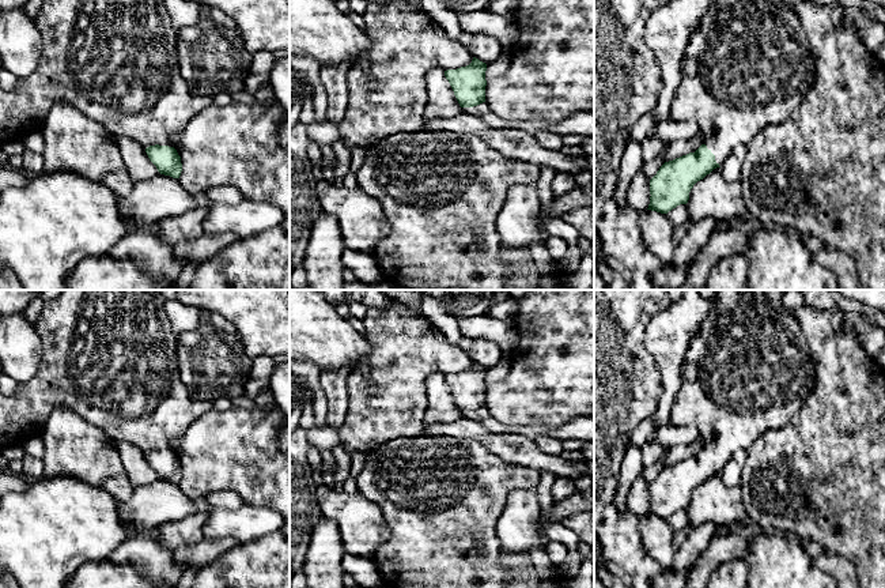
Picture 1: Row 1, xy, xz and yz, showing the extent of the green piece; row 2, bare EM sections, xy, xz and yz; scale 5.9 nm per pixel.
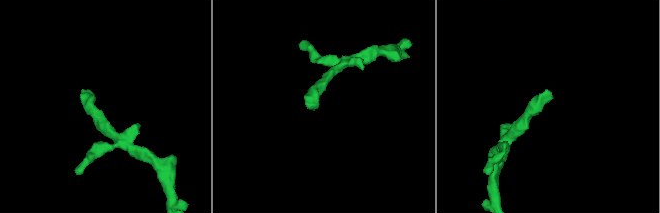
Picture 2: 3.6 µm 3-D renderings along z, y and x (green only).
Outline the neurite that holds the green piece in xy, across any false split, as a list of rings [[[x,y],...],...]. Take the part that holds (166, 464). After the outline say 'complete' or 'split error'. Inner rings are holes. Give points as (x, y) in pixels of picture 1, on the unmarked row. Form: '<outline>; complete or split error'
[[[61,290],[61,294],[52,301],[45,302],[41,314],[35,321],[35,329],[42,340],[42,357],[35,376],[27,381],[18,384],[15,392],[10,396],[0,391],[0,451],[10,445],[22,445],[23,441],[38,434],[56,408],[67,408],[79,414],[87,422],[102,429],[111,440],[126,441],[139,445],[150,466],[156,471],[158,476],[173,483],[179,483],[182,476],[181,461],[173,452],[173,444],[182,437],[188,427],[204,412],[212,410],[211,402],[203,402],[193,396],[192,391],[184,384],[178,373],[177,348],[178,336],[174,333],[167,313],[164,310],[166,298],[159,290]]]; split error

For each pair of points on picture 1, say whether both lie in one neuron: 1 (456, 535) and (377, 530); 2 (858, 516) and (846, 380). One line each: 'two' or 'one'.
1: two
2: one

